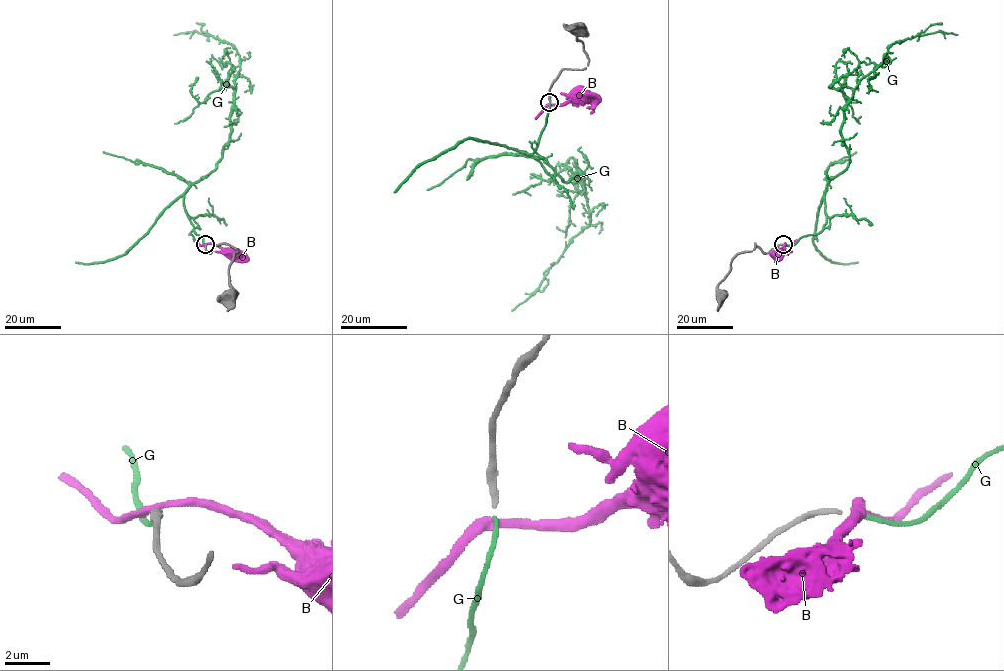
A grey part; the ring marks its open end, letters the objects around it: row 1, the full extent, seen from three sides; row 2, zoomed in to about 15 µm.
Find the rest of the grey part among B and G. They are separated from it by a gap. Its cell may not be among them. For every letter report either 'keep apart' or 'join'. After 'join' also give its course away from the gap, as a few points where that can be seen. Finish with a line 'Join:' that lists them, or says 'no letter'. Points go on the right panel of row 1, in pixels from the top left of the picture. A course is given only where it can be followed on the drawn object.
B: keep apart
G: join; course (784, 245), (826, 222), (824, 190), (849, 163), (844, 107), (861, 79), (897, 42), (957, 35)
Join: G

